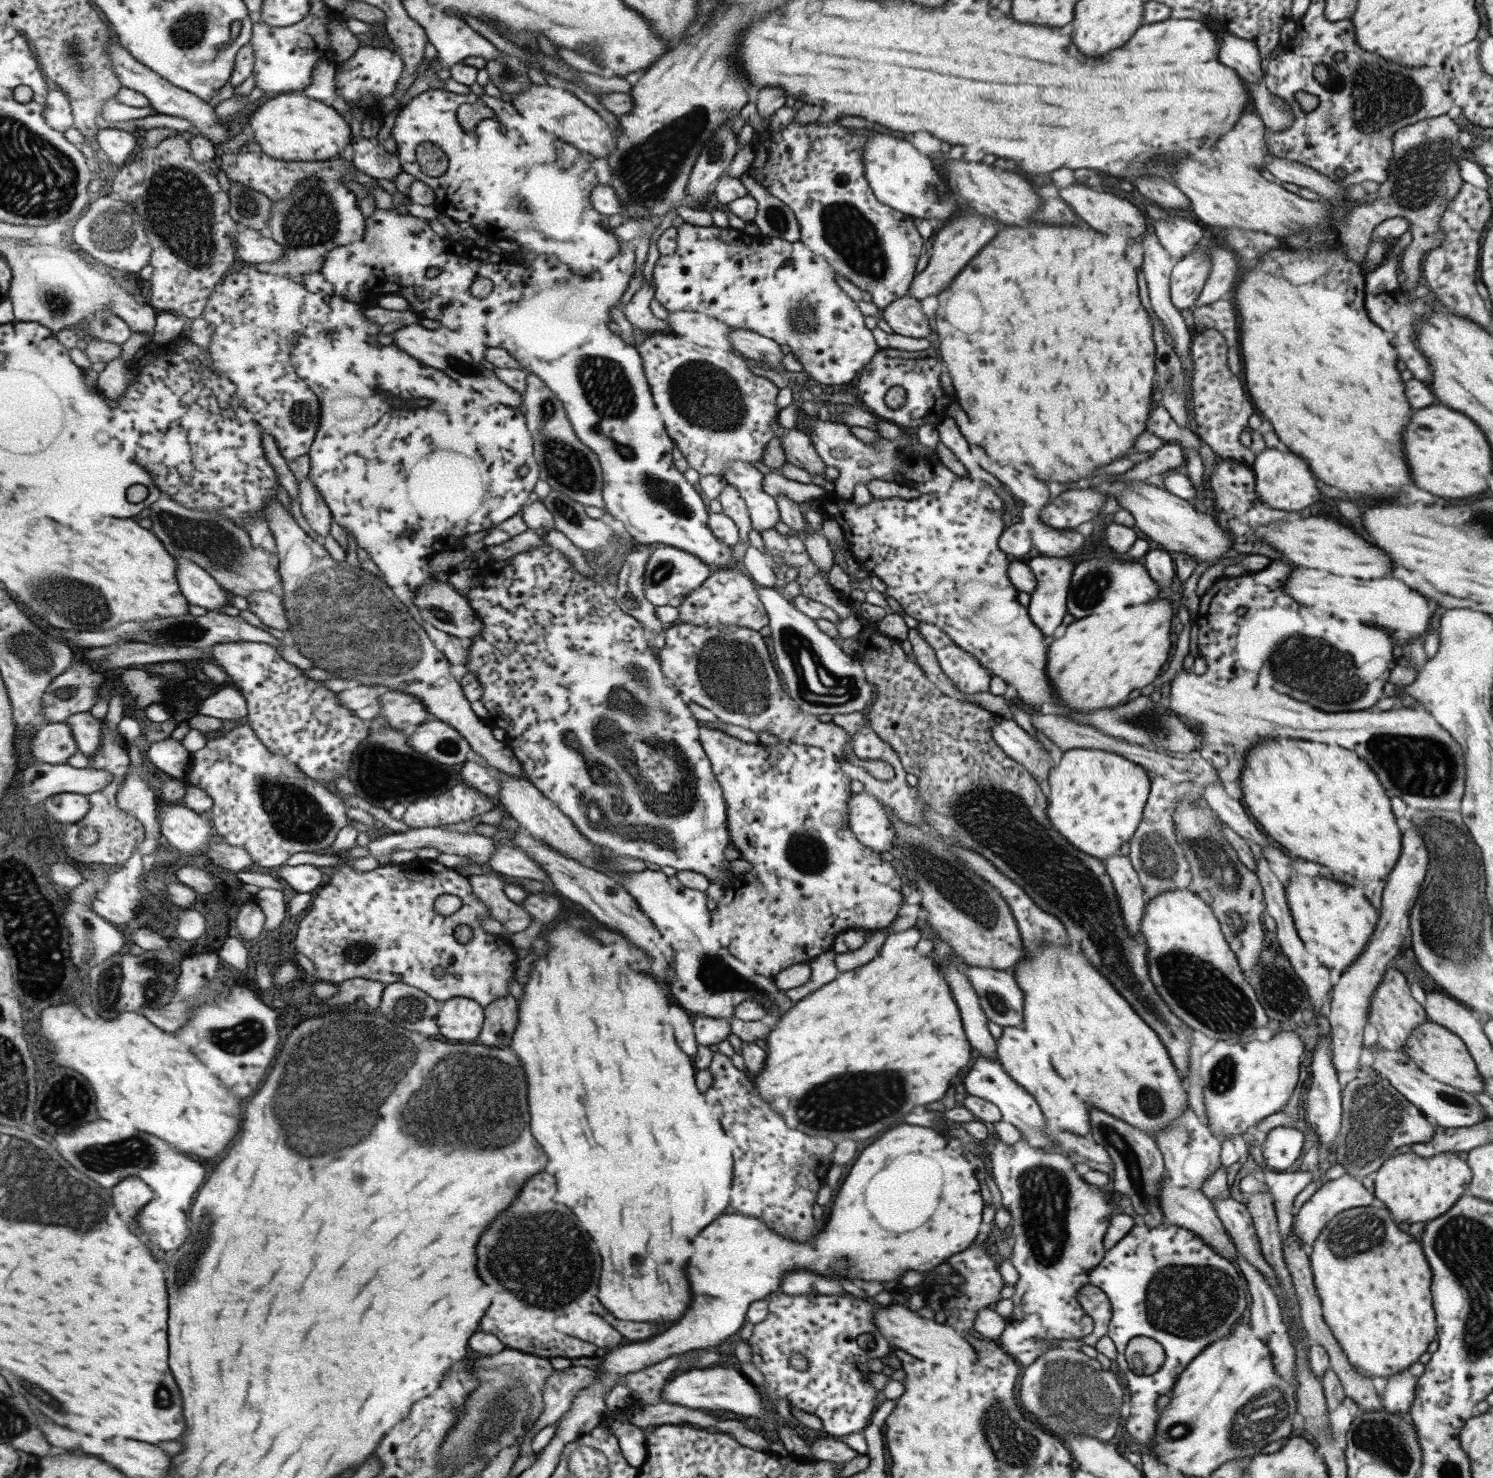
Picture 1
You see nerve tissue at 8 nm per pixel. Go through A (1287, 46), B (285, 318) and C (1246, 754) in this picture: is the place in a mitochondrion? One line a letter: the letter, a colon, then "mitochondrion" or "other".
A: other
B: other
C: other

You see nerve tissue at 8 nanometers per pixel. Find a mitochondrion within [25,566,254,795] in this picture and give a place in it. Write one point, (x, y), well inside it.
(83, 603)

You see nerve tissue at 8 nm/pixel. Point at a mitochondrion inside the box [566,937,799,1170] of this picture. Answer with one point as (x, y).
(717, 976)

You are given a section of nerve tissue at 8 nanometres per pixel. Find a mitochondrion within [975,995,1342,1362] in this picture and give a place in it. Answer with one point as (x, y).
(1192, 1300)

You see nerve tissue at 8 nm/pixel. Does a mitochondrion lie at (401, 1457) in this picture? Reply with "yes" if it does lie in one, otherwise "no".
no

